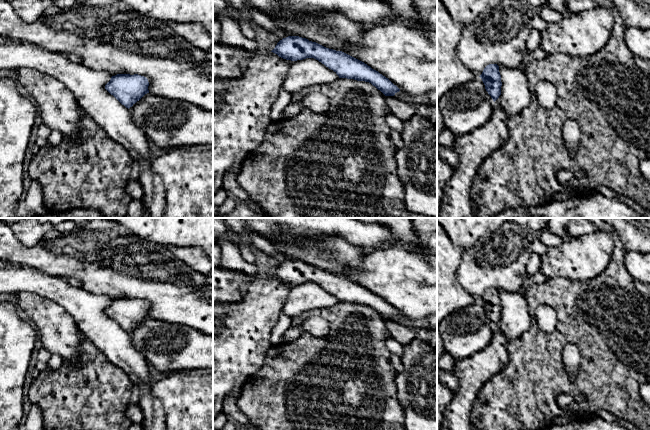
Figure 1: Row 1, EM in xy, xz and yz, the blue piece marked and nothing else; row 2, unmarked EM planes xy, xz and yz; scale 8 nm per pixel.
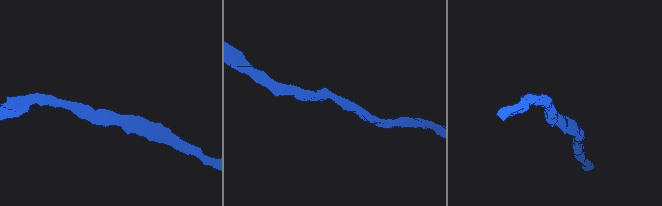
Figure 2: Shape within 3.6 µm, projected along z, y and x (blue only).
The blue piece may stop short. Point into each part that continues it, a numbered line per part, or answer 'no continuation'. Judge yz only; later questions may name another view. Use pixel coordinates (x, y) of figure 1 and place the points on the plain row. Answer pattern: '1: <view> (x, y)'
no continuation

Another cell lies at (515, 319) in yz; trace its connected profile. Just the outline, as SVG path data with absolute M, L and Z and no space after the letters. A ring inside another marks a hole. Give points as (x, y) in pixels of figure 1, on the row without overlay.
M499 291L501 299L501 319L495 325L509 341L516 340L526 332L531 324L527 299L521 292Z

